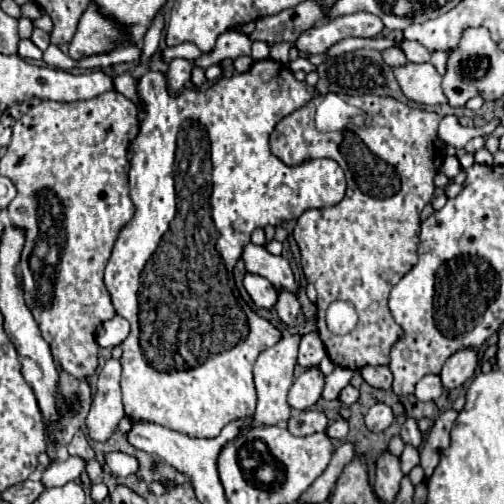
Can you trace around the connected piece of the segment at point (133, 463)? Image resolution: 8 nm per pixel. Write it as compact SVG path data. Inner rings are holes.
M112 451L112 453L106 453L100 463L110 471L110 475L114 477L126 477L126 475L132 475L138 471L138 459L128 455L128 453L122 453L122 451Z

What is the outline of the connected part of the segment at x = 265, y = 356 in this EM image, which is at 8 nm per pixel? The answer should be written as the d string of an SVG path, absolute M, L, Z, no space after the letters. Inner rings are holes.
M288 335L282 337L276 345L264 349L254 365L254 383L258 391L258 405L254 413L254 423L258 425L278 425L282 421L290 419L290 405L286 401L286 393L290 385L294 383L294 367L298 357L298 343L300 335Z

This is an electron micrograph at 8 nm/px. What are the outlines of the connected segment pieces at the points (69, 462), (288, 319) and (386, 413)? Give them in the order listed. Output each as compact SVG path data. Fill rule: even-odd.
M70 455L66 461L50 461L50 465L42 471L42 485L44 487L58 487L68 481L78 481L80 475L86 471L86 461Z
M278 289L276 311L278 311L280 319L282 319L286 325L296 325L296 317L298 317L302 311L300 311L300 303L296 301L294 291L288 291L288 289Z
M376 403L370 407L370 411L366 413L366 427L374 433L384 431L386 427L390 427L390 423L394 421L392 417L392 409L384 403Z

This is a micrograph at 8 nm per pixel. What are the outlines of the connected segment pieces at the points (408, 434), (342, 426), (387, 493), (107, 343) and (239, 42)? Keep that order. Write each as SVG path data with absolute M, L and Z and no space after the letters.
M408 417L408 419L402 423L400 437L402 437L406 443L410 443L410 445L420 447L420 443L422 443L422 433L420 433L420 429L418 429L418 425L416 425L416 421L414 421L412 417Z
M336 419L332 425L328 425L326 435L332 439L344 439L348 435L348 421L346 419Z
M384 451L376 459L376 479L374 479L374 493L386 501L392 503L398 489L400 489L400 479L404 473L400 471L400 459L392 455L390 451Z
M114 315L110 321L102 323L102 327L98 329L96 333L96 341L100 347L114 347L114 345L120 345L126 335L130 333L130 323L128 319L124 319L122 315Z
M226 31L226 33L222 33L216 39L214 49L208 51L208 53L202 53L194 61L194 65L206 69L210 65L216 65L222 59L232 59L234 61L240 55L250 55L250 45L252 43L250 43L250 39L244 33L240 33L240 31Z

